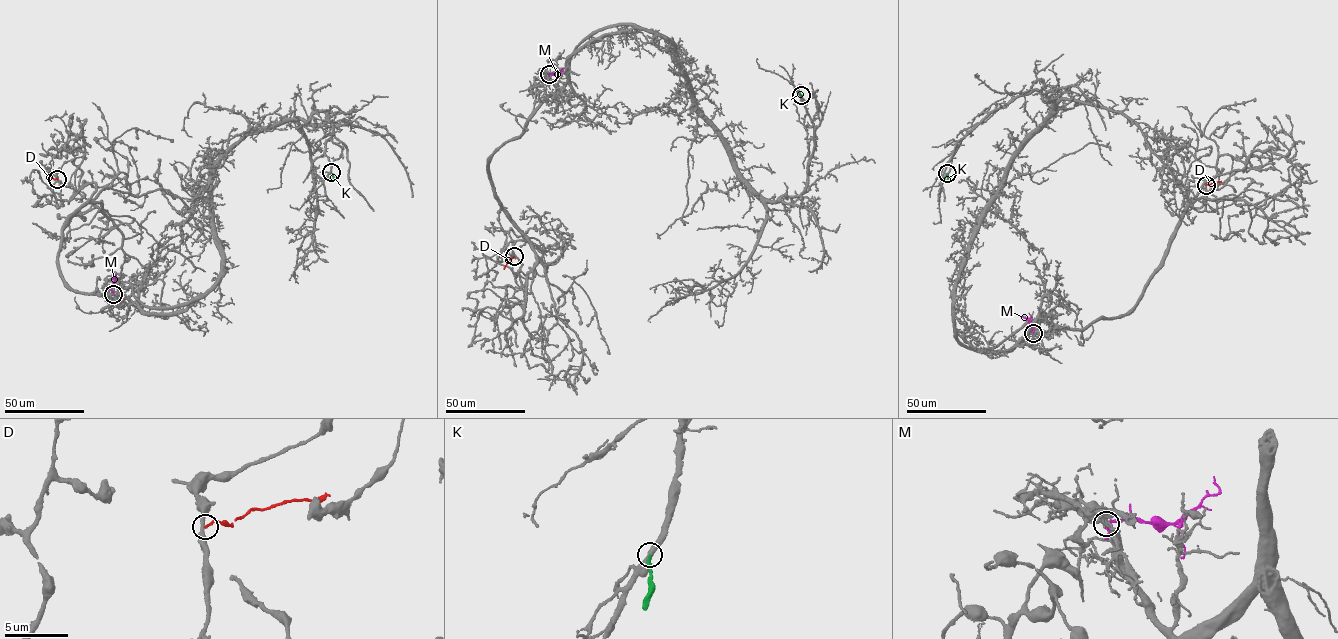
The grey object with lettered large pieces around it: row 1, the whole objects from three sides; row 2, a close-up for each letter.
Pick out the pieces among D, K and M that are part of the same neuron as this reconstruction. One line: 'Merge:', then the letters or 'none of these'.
Merge: K

